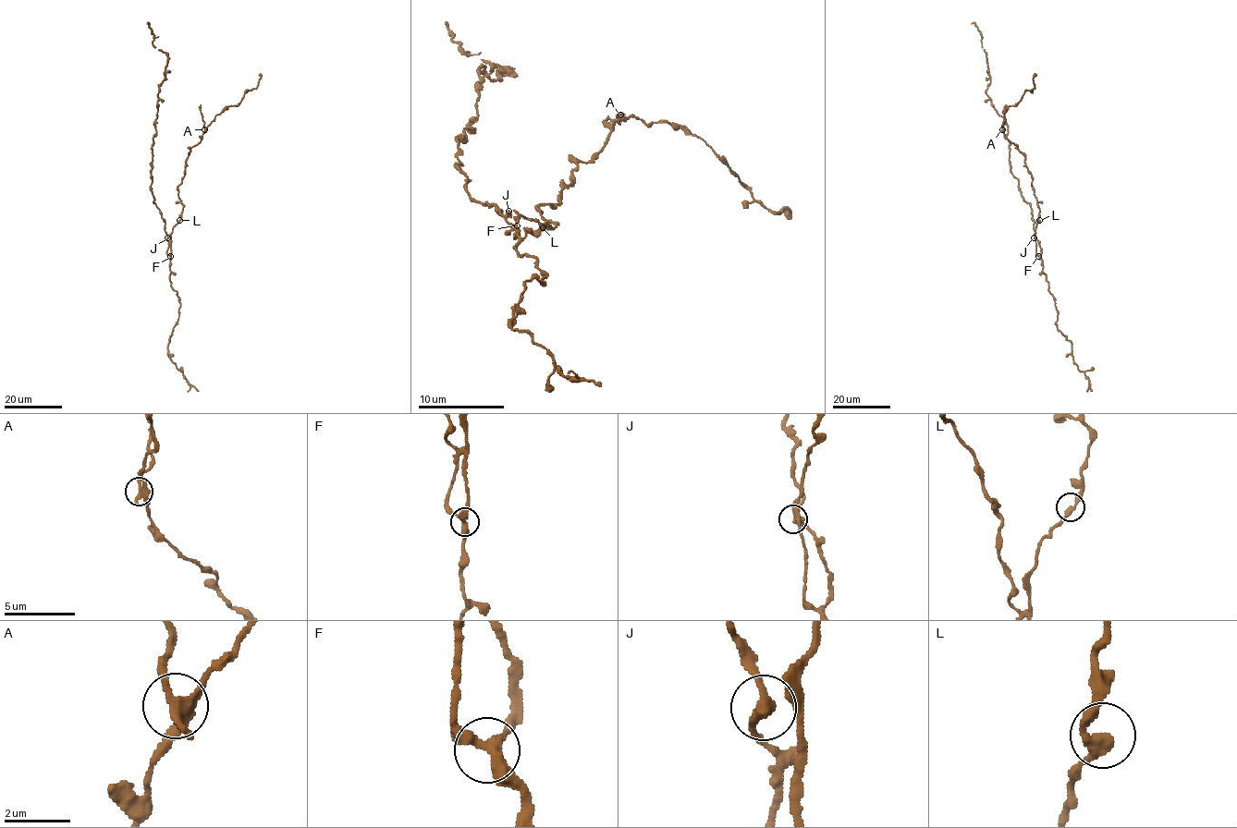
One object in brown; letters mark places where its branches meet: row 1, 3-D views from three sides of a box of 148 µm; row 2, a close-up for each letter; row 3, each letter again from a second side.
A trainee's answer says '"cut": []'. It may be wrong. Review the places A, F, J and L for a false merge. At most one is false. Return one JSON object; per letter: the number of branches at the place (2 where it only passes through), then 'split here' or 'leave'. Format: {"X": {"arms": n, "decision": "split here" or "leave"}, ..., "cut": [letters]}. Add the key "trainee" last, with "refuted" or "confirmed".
{"A": {"arms": 3, "decision": "split here"}, "F": {"arms": 3, "decision": "leave"}, "J": {"arms": 3, "decision": "leave"}, "L": {"arms": 2, "decision": "leave"}, "cut": ["A"], "trainee": "refuted"}

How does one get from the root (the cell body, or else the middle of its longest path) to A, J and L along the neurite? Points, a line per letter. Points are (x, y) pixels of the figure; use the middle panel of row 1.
A: (510, 225), (517, 213), (556, 225), (539, 208), (560, 201), (562, 185), (604, 145), (620, 115)
J: (510, 225), (506, 219), (508, 211)
L: (510, 225), (510, 230), (506, 232), (515, 225), (519, 217), (517, 213), (534, 219), (543, 227)

